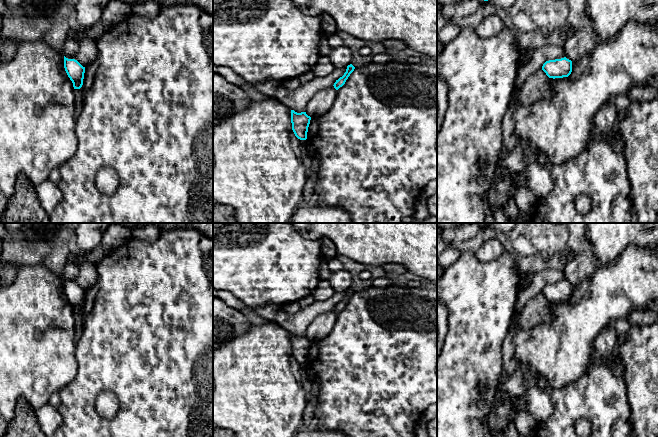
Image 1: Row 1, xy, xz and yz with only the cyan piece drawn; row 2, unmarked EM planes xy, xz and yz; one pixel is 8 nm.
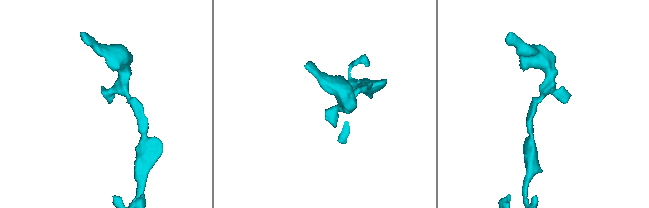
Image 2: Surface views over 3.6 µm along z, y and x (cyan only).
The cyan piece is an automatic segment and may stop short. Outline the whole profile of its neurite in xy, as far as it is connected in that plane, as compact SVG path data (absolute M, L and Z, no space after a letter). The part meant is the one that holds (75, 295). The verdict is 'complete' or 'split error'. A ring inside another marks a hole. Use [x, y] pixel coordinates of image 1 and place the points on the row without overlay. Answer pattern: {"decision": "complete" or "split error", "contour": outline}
{"decision": "complete", "contour": "M64 280L64 292L73 307L74 313L80 313L83 309L85 291L83 291L77 284L68 283Z"}

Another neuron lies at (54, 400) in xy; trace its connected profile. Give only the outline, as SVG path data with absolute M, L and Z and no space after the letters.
M55 392L50 396L48 404L56 409L59 408L59 406L61 404L61 400L60 400L60 396L59 396L58 392Z

